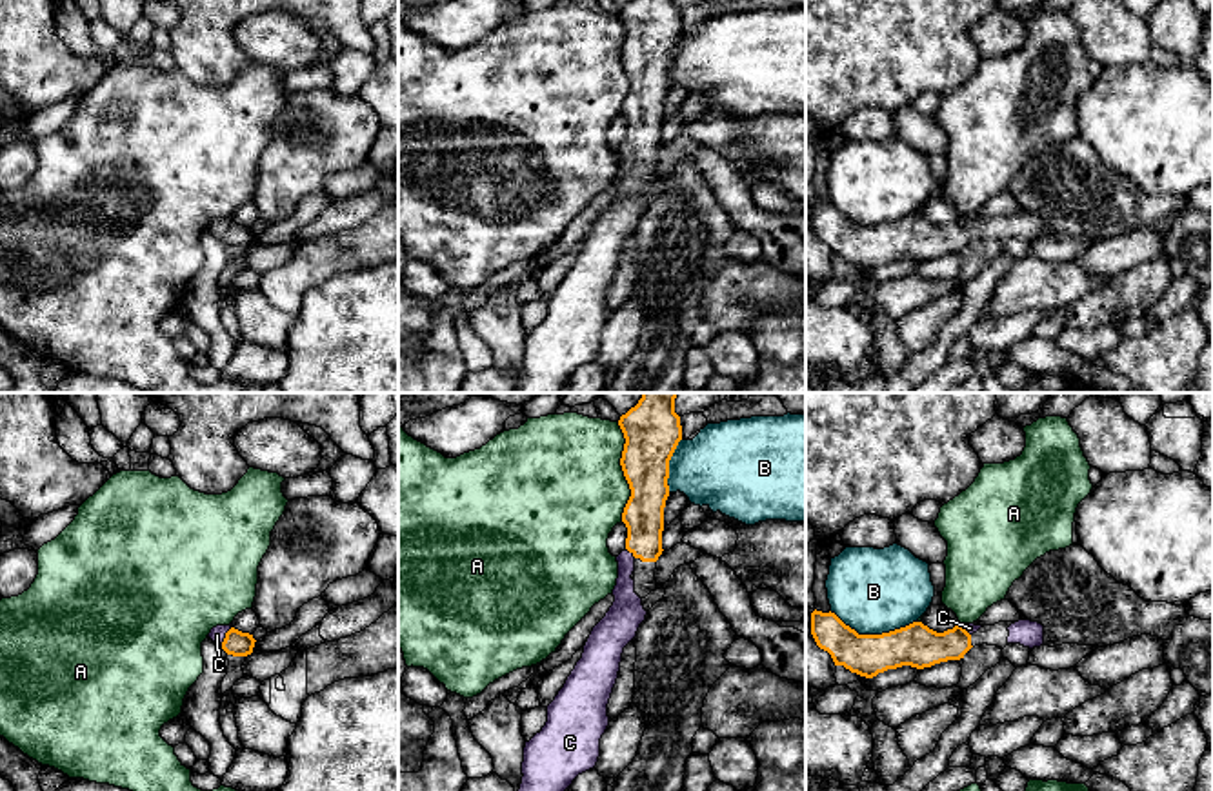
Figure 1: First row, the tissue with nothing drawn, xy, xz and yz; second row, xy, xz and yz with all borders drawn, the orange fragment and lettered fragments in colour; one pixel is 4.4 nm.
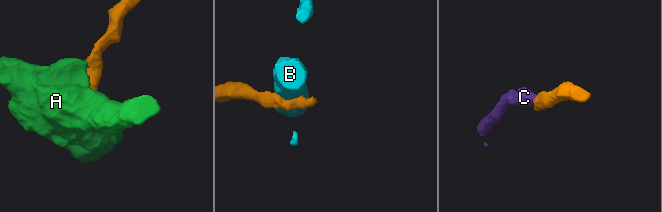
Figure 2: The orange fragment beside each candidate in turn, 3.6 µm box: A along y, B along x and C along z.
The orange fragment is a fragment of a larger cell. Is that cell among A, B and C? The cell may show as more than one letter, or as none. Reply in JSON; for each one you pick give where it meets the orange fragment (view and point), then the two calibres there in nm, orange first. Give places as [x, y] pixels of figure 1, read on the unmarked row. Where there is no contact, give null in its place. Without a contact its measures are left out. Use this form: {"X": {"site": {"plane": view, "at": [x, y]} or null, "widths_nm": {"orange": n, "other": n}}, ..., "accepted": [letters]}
{"C": {"site": {"plane": "xy", "at": [226, 230]}, "widths_nm": {"orange": 110, "other": 70}}, "accepted": ["C"]}

